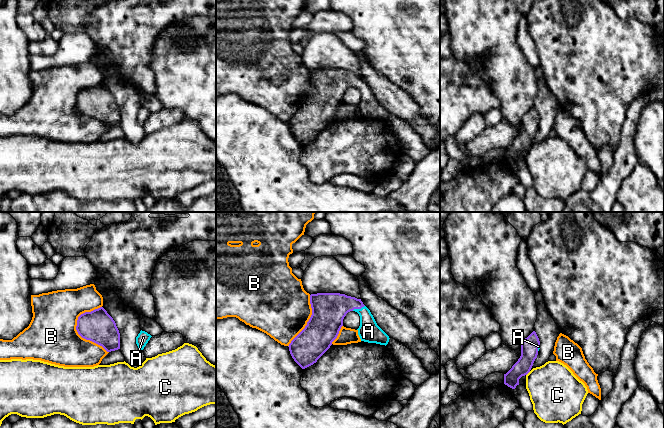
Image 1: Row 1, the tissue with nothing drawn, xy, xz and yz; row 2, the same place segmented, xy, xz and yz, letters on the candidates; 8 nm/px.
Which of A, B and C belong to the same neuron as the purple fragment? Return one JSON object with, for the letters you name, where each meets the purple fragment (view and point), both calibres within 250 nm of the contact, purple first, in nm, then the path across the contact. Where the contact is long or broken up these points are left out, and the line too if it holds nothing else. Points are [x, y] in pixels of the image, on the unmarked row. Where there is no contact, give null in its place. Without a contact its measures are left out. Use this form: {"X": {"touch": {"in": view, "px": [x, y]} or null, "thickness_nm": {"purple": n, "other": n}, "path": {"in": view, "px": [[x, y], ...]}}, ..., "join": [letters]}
{"A": {"touch": {"in": "xz", "px": [358, 84]}, "thickness_nm": {"purple": 280, "other": 170}, "path": {"in": "xz", "px": [[328, 85], [334, 82], [358, 84], [366, 93], [368, 107]]}}, "join": ["A"]}

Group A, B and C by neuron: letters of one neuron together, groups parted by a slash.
A / B / C

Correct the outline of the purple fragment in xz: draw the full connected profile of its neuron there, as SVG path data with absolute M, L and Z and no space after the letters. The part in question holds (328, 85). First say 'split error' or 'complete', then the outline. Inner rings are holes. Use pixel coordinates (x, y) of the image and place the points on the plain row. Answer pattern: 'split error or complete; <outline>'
split error; M317 69L310 71L310 80L312 91L307 101L288 122L292 134L302 145L316 139L330 124L350 87L360 92L357 106L361 117L385 122L389 118L389 112L377 101L361 75L340 69Z

